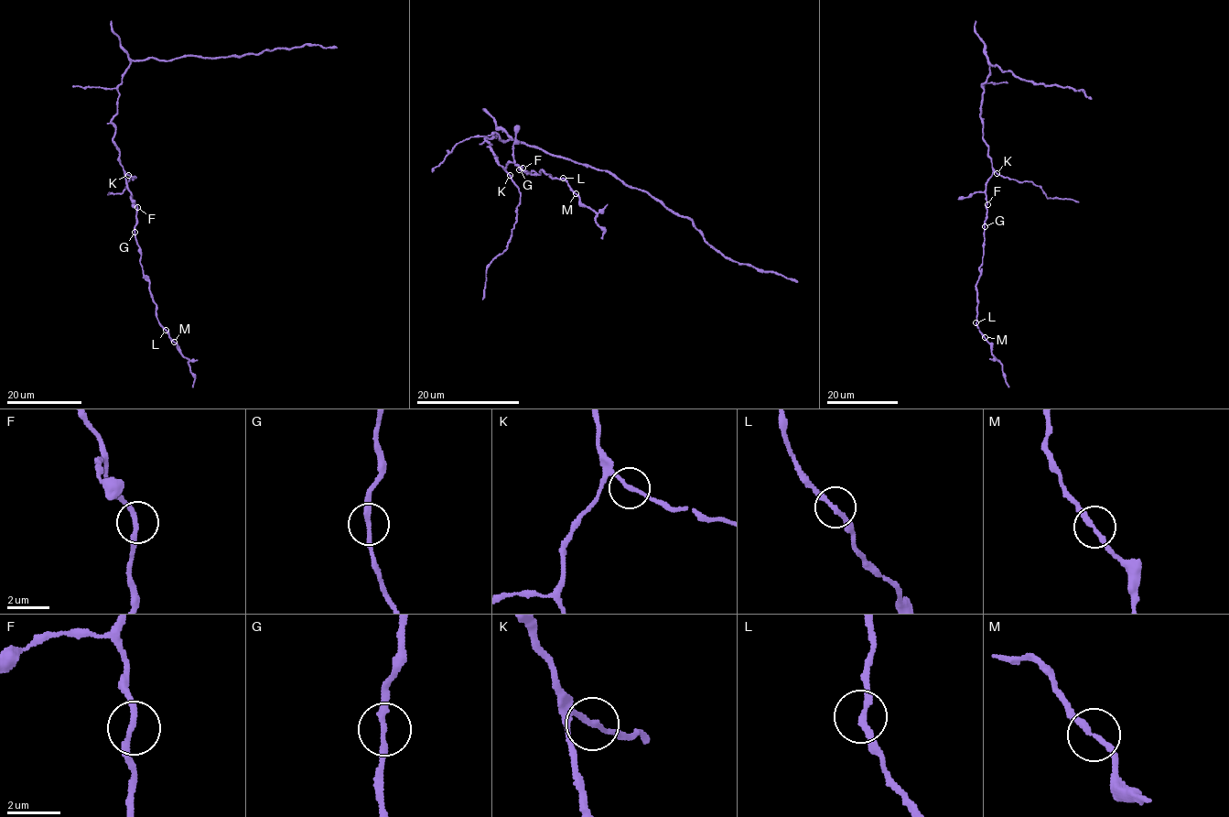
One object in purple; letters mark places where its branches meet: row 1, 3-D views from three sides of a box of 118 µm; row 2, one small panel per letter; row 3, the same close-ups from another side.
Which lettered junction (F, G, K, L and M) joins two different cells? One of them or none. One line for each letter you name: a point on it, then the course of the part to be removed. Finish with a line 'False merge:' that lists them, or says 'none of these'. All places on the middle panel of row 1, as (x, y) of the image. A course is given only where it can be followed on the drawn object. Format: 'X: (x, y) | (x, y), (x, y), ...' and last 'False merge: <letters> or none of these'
False merge: none of these

